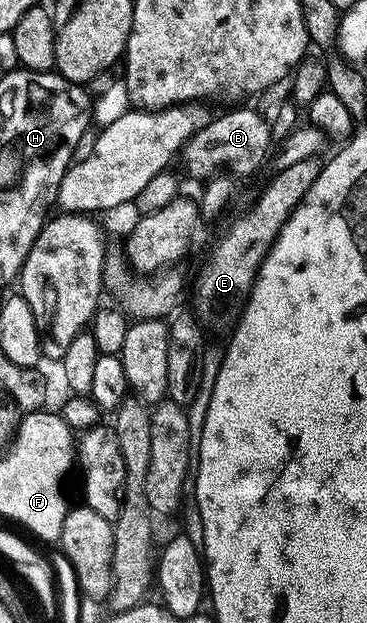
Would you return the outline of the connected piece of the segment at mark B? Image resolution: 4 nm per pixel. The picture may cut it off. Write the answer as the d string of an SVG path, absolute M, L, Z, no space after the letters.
M235 108L232 112L216 115L197 134L193 134L183 145L181 160L187 163L191 176L212 177L222 164L239 176L251 176L263 164L267 151L271 148L273 137L271 124L259 112L251 108Z

